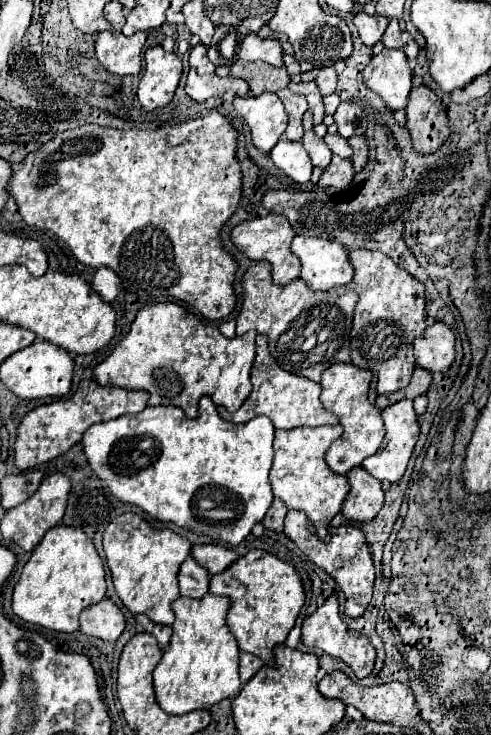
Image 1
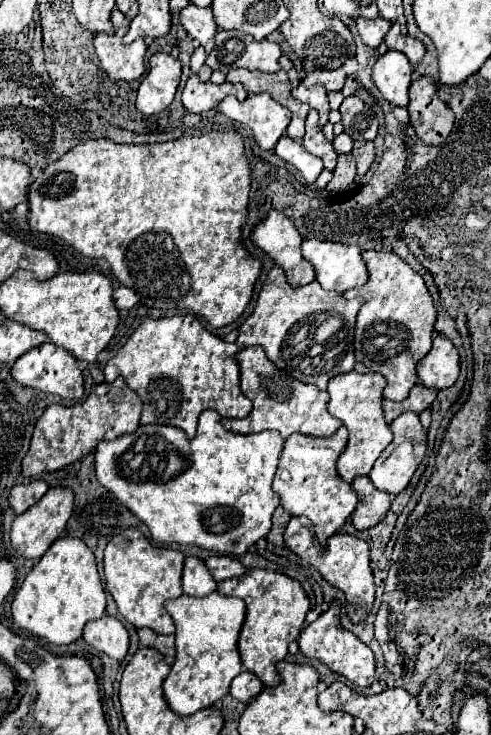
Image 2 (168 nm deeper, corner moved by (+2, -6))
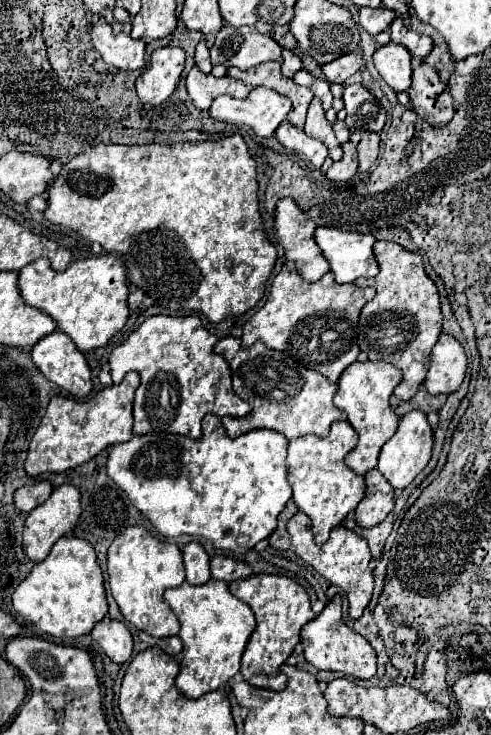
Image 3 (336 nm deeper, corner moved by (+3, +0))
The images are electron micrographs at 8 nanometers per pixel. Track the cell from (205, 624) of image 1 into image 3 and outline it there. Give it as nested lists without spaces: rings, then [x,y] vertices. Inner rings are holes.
[[[211,579],[205,585],[189,585],[187,581],[179,587],[165,591],[165,601],[181,623],[179,637],[183,639],[181,671],[177,675],[177,687],[185,697],[197,699],[209,691],[221,689],[229,677],[239,671],[241,655],[253,633],[255,617],[249,605],[229,593],[225,581]]]

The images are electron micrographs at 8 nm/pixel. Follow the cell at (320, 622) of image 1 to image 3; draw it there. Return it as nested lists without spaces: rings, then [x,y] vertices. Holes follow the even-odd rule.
[[[329,601],[327,607],[301,631],[301,643],[305,649],[305,659],[323,671],[339,671],[357,679],[369,679],[375,675],[377,657],[373,647],[353,629],[349,629],[341,619],[341,603]]]

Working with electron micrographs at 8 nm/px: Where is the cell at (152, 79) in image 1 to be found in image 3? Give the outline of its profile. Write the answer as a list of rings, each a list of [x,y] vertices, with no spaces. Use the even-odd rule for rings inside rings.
[[[161,47],[153,51],[149,67],[135,81],[141,103],[161,105],[177,87],[185,67],[185,51],[181,47]]]

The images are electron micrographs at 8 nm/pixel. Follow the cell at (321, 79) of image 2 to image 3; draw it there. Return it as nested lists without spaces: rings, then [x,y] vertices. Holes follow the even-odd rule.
[[[353,51],[353,53],[347,53],[327,65],[323,65],[323,73],[329,83],[345,83],[361,67],[363,67],[363,57],[361,57],[361,53]]]

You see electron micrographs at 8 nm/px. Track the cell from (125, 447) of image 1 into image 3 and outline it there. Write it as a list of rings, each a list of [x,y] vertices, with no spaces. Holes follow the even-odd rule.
[[[205,415],[203,439],[199,441],[183,435],[153,433],[131,437],[127,443],[113,445],[107,461],[107,473],[161,535],[201,535],[213,541],[213,545],[219,549],[243,555],[277,529],[277,515],[291,499],[291,485],[287,481],[289,469],[285,463],[287,445],[287,437],[271,429],[255,429],[231,439],[215,415]]]

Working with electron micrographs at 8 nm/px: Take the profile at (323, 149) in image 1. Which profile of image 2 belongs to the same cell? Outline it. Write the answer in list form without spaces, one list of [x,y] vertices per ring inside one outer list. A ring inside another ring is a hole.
[[[312,109],[306,117],[306,135],[302,139],[302,145],[308,153],[320,157],[324,161],[324,167],[332,171],[336,167],[336,151],[332,149],[332,143],[322,135],[318,127],[318,113]]]

